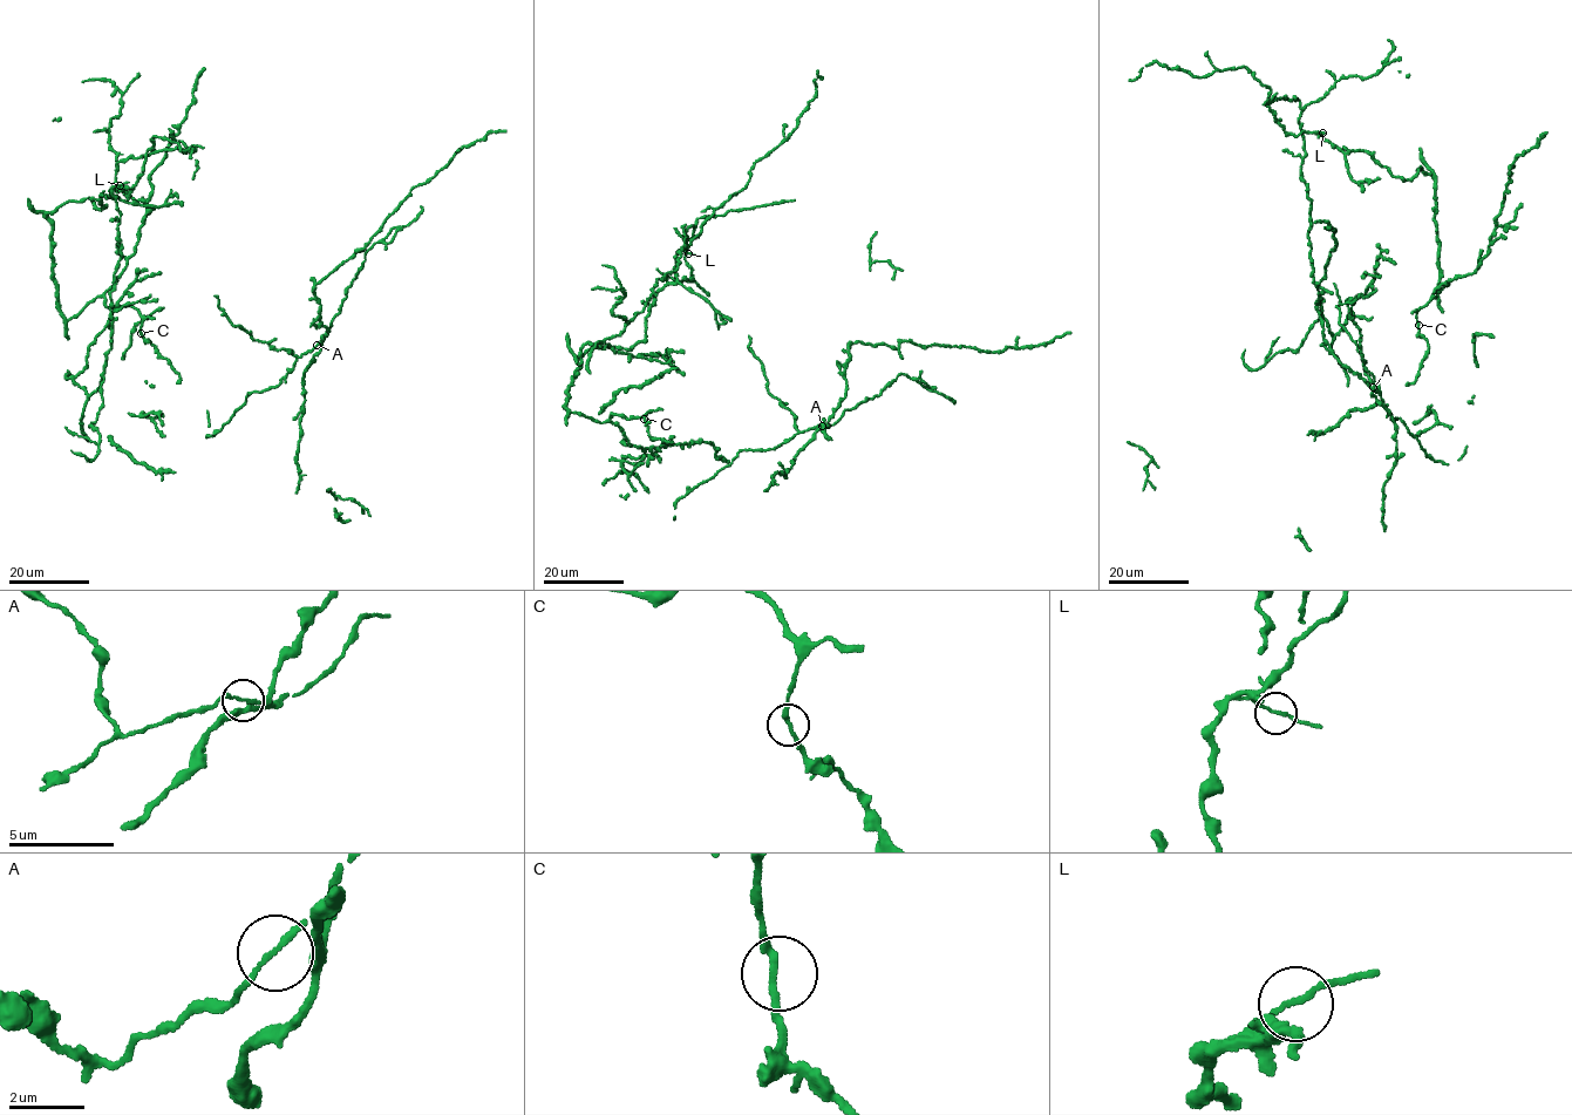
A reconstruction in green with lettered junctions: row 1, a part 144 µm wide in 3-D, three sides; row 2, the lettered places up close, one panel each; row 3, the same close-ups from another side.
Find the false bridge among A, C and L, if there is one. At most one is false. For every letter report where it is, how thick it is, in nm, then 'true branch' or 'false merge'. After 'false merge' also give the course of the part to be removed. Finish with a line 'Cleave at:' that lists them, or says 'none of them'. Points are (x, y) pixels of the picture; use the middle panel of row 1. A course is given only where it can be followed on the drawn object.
A: at (822, 426); 150 nm thick; false merge
C: at (644, 419); 180 nm thick; true branch
L: at (688, 253); 140 nm thick; true branch
Cleave at: A

